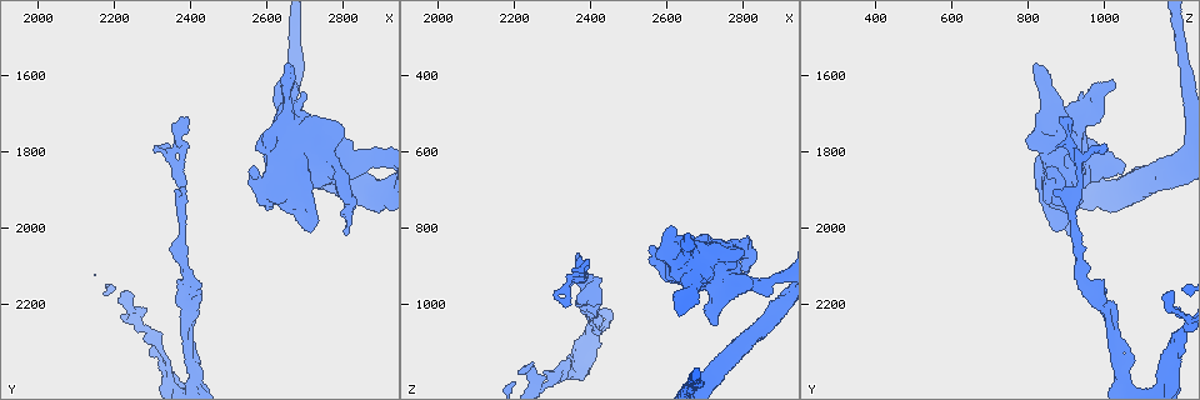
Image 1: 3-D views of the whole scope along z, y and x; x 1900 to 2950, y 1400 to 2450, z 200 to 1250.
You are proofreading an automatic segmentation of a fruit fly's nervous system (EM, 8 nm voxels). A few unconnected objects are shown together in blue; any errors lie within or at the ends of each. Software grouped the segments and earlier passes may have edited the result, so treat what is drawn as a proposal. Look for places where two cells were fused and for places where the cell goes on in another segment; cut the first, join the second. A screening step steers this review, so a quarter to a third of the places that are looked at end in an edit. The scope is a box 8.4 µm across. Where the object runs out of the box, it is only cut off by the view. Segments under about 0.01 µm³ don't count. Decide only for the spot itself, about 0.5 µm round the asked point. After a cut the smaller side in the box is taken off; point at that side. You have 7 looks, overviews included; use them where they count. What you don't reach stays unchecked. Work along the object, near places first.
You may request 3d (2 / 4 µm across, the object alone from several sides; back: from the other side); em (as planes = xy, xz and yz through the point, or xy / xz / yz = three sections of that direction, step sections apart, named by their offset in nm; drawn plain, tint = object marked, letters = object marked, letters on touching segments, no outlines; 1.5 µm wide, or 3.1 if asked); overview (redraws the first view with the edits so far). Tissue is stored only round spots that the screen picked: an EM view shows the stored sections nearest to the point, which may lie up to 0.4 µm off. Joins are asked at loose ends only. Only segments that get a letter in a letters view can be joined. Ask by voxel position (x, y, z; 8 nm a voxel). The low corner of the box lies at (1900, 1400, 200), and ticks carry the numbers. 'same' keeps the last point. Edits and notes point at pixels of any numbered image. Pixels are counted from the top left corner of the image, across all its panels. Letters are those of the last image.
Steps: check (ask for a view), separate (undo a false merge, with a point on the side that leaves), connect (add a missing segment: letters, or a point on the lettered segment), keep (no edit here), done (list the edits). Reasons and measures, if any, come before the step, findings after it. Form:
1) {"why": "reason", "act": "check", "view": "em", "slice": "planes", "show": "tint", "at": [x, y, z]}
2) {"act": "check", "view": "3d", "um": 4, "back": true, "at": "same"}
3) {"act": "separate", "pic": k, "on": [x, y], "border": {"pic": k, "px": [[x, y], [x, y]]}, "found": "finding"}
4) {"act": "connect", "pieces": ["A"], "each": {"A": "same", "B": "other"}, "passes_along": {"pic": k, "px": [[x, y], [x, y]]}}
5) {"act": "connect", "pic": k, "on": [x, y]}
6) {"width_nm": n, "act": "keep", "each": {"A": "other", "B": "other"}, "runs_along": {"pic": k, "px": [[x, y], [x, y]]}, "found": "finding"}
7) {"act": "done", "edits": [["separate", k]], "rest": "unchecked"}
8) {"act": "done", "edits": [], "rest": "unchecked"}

{"why": "thick turns thin", "act": "check", "view": "em", "slice": "planes", "show": "letters", "at": [2340, 2395, 1175]}

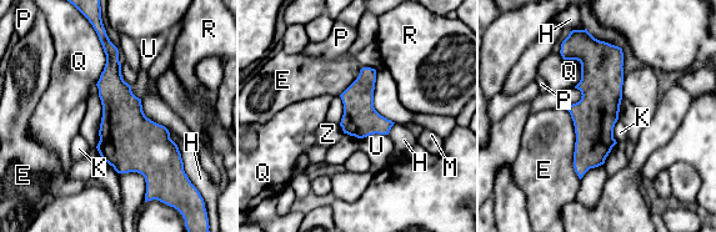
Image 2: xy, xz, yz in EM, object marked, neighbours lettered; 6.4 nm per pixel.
{"longest_contact_nm": ["E", 460], "act": "keep", "each": {"E": "other", "H": "other", "K": "other", "M": "other", "P": "other", "Q": "other", "R": "other", "U": "other", "Z": "other"}, "runs_along": {"pic": 2, "px": [[585, 40], [594, 144], [580, 172]]}, "found": "one cell here"}

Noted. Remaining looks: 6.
{"why": "free end", "act": "check", "view": "em", "slice": "xz", "step": 4, "show": "letters", "at": [2595, 1760, 810]}

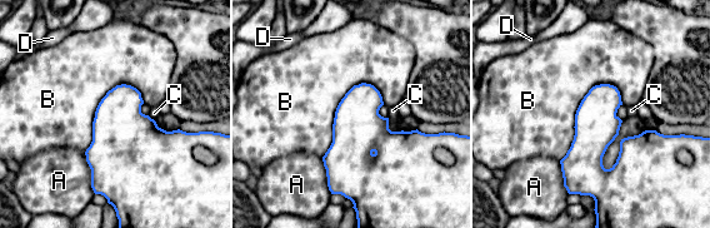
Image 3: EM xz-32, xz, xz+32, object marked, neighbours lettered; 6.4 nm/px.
{"longest_contact_nm": ["B", 600], "act": "keep", "each": {"A": "other", "B": "other", "C": "other", "D": "other"}, "border": {"pic": 3, "px": [[615, 85], [584, 97], [560, 160]]}, "found": "none of them fits"}

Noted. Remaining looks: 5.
{"why": "sudden change in width", "act": "check", "view": "3d", "um": 4, "at": [2405, 2125, 940]}

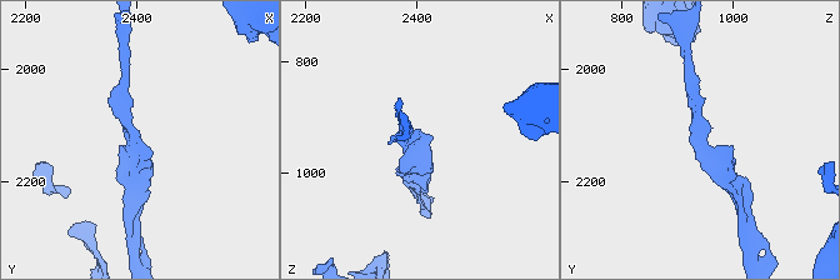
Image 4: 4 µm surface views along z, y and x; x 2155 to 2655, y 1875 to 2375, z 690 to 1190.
{"why": "need the tissue", "act": "check", "view": "em", "slice": "planes", "show": "plain", "at": [2405, 2130, 930]}

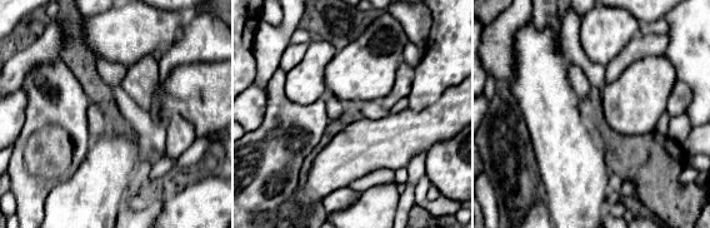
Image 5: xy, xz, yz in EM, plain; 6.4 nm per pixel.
{"act": "check", "view": "em", "slice": "planes", "show": "letters", "at": "same"}

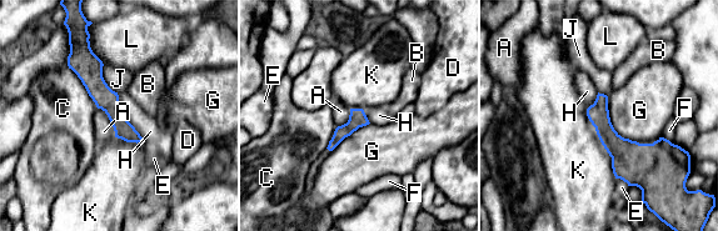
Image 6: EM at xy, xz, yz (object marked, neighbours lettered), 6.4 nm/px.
{"act": "keep", "each": {"A": "other", "B": "other", "C": "other", "D": "other", "E": "other", "F": "other", "G": "other", "H": "other", "J": "other", "K": "other", "L": "other"}, "runs_along": {"pic": 6, "px": [[80, 55], [118, 120], [138, 139]]}, "found": "continuous, no second cell"}

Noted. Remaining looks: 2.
{"act": "done", "edits": [], "rest": "unchecked"}

